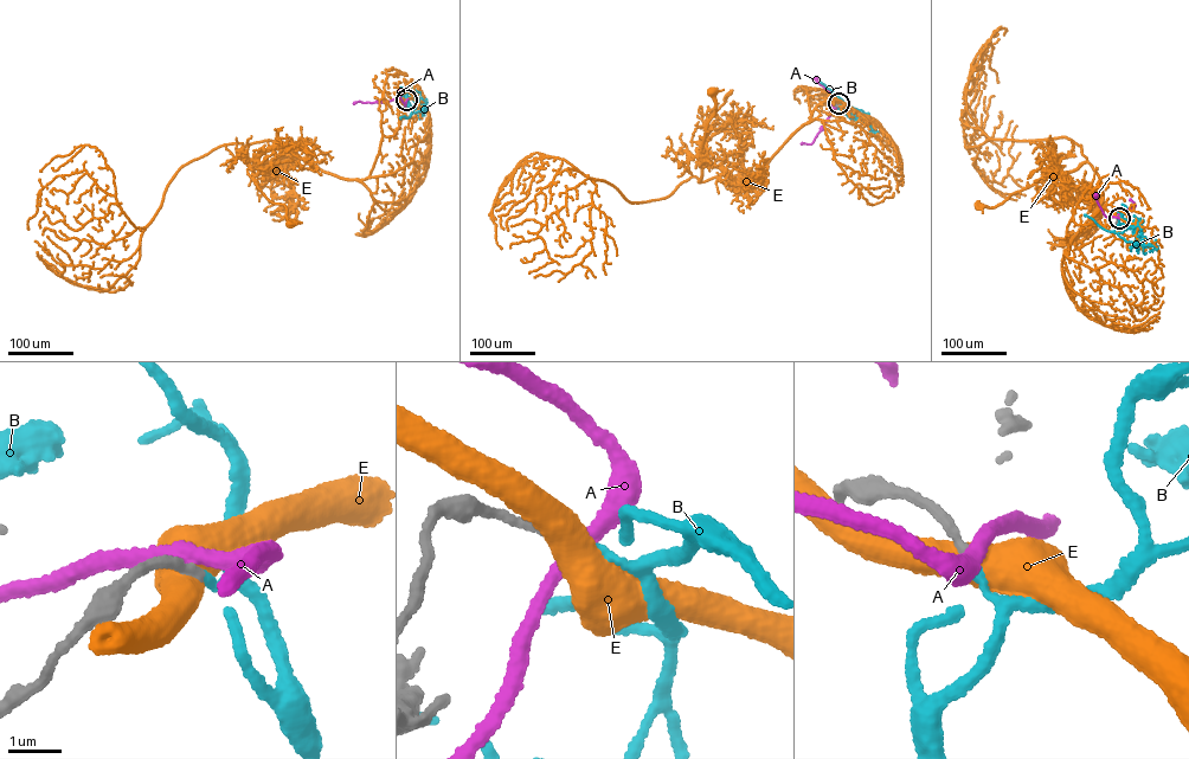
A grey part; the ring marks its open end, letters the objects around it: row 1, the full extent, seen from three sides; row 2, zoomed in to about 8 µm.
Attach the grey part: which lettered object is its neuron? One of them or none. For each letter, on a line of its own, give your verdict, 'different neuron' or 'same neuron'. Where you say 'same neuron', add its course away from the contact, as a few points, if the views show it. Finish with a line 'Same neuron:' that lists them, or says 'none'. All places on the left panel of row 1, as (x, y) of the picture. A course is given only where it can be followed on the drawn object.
A: different neuron
B: same neuron; course (406, 100), (411, 114), (422, 111), (426, 107), (422, 95)
E: different neuron
Same neuron: B

